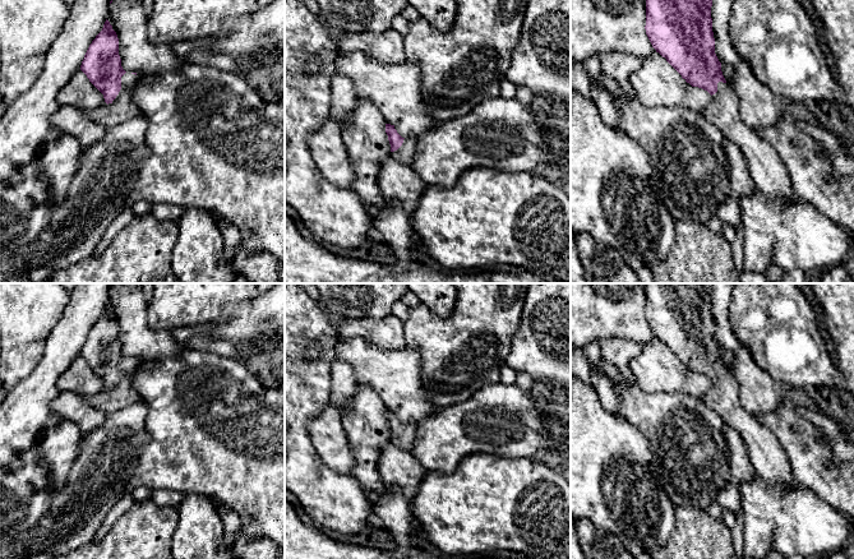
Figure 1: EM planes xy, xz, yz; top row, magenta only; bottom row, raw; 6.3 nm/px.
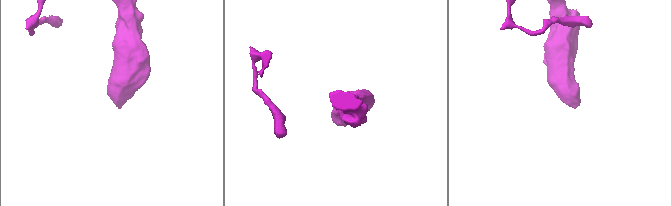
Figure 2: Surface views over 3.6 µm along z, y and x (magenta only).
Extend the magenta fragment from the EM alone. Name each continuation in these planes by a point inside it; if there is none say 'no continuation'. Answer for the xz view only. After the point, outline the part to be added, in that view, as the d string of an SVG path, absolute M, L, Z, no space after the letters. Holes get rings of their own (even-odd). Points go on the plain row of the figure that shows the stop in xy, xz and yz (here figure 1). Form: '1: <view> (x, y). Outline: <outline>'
1: xz (406, 438). Outline: M415 421L406 422L402 431L397 436L392 438L391 442L398 448L411 451L416 439L417 425L419 424Z

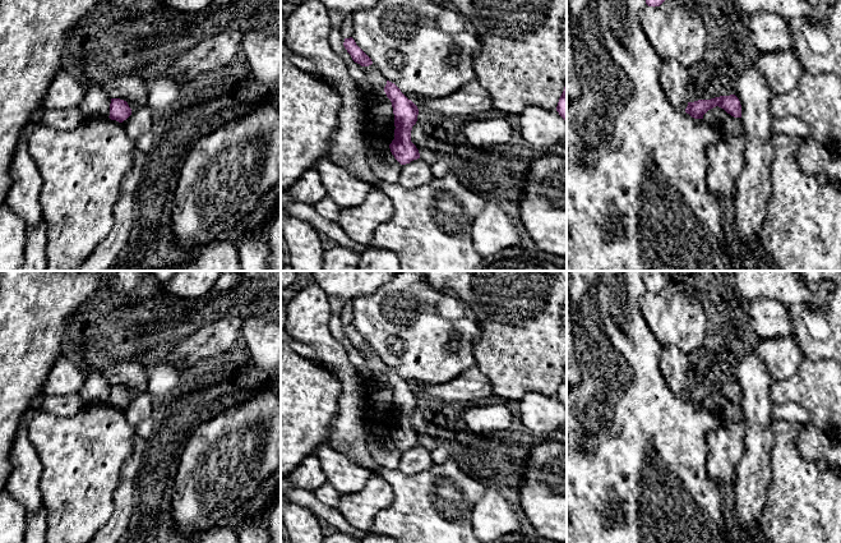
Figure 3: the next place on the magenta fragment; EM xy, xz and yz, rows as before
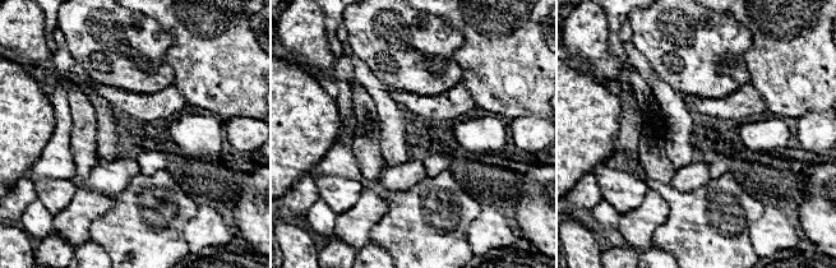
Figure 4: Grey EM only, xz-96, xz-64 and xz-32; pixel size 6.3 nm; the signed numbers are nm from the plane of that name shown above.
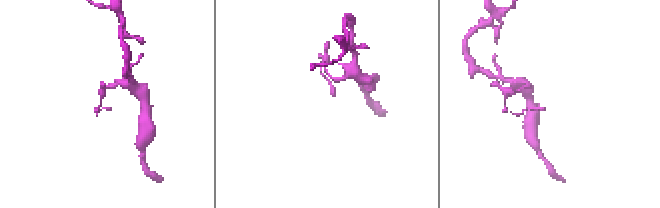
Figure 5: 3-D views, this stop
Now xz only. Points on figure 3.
no continuation

